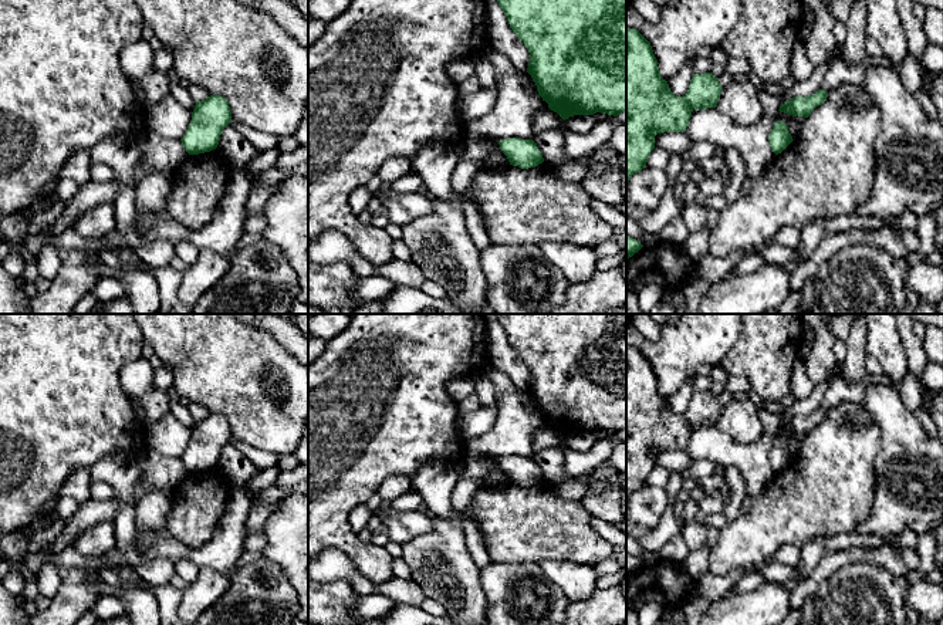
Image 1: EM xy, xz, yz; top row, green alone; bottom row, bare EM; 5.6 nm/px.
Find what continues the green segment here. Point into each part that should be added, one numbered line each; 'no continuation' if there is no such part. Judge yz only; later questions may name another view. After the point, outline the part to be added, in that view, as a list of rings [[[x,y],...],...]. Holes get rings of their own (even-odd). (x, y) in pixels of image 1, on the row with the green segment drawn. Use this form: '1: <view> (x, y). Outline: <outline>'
no continuation

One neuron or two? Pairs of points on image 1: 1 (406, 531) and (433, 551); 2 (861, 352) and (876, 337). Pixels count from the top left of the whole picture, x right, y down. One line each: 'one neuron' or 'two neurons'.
1: two neurons
2: two neurons

